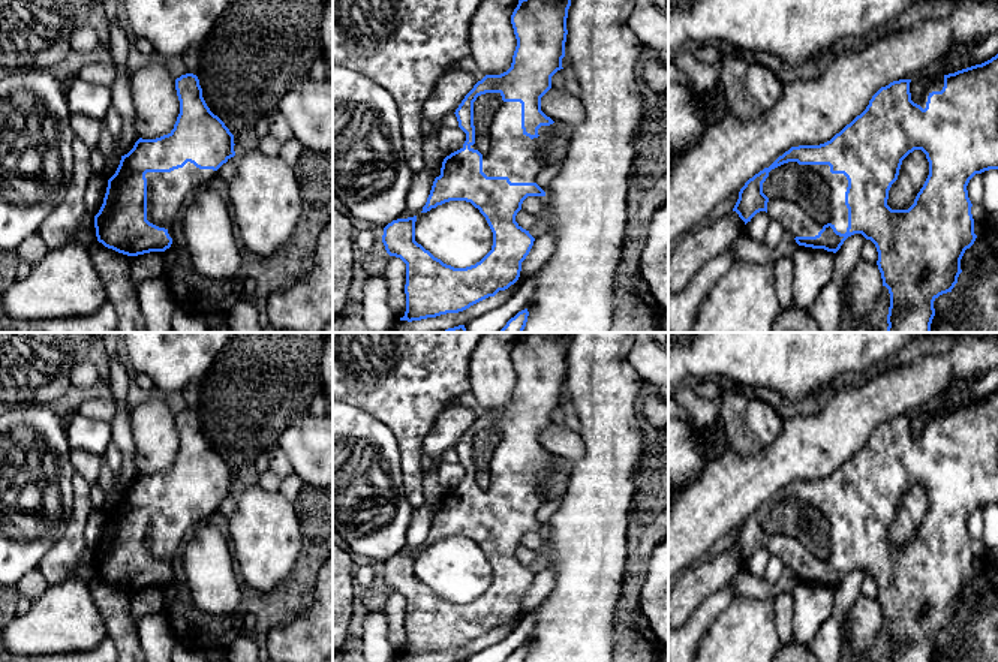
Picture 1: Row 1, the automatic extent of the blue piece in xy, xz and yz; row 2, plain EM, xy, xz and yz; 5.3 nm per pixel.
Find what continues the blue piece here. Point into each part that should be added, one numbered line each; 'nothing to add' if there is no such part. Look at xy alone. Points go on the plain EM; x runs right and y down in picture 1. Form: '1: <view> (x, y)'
1: xy (165, 526)

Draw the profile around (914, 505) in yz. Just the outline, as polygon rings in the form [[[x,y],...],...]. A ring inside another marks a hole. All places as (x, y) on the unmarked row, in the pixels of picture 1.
[[[922,485],[910,488],[901,500],[898,515],[889,526],[892,545],[908,545],[929,511],[929,497]]]

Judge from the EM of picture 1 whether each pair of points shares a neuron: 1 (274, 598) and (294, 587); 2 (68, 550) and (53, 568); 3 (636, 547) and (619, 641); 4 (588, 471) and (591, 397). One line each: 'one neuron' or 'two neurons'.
1: one neuron
2: one neuron
3: one neuron
4: one neuron

